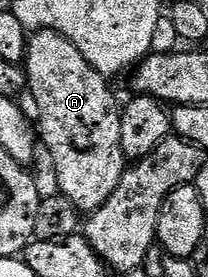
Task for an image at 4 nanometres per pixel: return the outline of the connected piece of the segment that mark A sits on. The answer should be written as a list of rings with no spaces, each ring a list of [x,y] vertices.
[[[37,31],[28,40],[28,58],[22,64],[28,73],[28,91],[36,102],[38,120],[38,139],[41,144],[48,146],[52,154],[52,167],[56,170],[56,183],[59,194],[66,196],[81,213],[97,211],[110,193],[118,189],[122,181],[122,173],[126,166],[124,150],[122,149],[121,104],[116,104],[116,95],[108,88],[109,80],[99,75],[78,53],[78,49],[62,33],[57,31]]]

